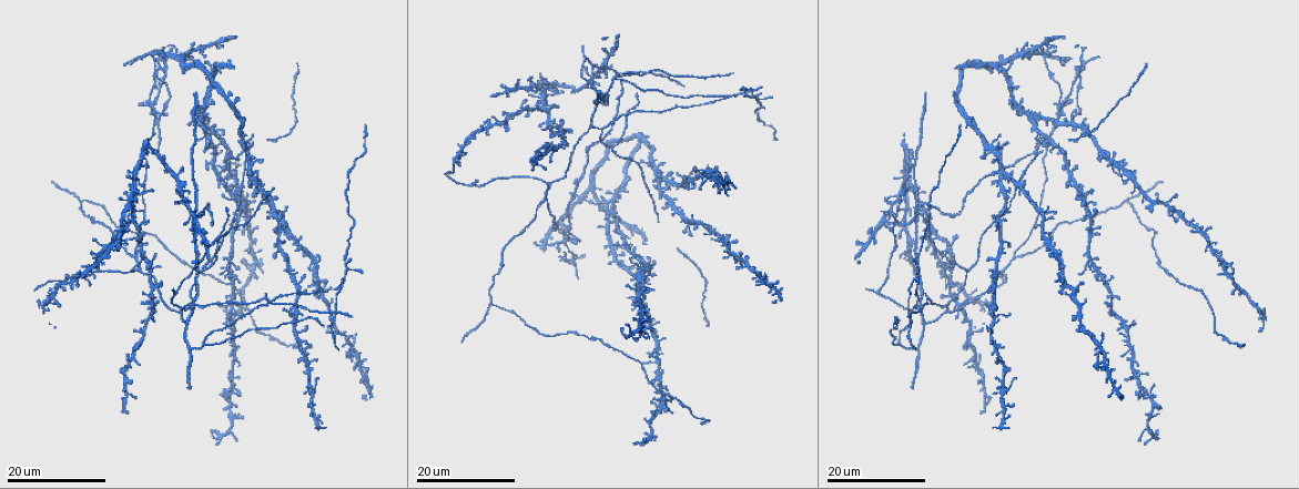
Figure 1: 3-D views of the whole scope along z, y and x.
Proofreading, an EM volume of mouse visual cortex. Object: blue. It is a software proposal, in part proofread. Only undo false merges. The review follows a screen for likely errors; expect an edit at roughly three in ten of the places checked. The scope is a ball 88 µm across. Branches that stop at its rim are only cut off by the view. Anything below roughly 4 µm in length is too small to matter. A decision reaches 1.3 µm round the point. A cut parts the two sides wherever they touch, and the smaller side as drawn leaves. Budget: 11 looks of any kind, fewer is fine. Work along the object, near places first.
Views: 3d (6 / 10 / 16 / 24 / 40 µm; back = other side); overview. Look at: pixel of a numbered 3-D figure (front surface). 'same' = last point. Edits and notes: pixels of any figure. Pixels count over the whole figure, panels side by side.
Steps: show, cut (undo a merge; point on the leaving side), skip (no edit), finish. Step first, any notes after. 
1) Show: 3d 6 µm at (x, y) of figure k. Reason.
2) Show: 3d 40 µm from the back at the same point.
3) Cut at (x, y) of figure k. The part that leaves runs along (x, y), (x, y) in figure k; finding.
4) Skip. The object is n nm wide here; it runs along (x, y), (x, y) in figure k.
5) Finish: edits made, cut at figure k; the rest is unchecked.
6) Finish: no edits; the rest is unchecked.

Show: 3d 16 µm at (952, 303) of figure 1. A fork.

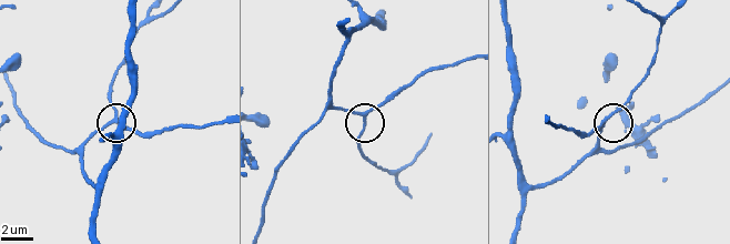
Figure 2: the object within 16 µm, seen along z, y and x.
Show: 3d 10 µm at (606, 118) of figure 2. Zoom in.

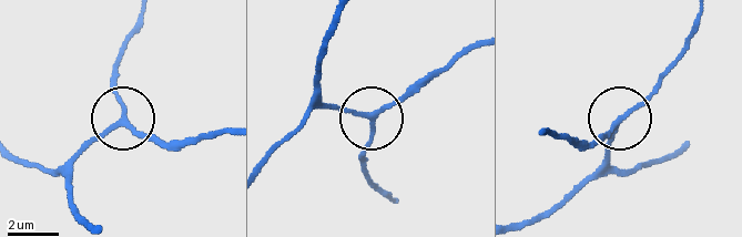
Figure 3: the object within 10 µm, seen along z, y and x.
Skip. The object is 170 nm wide here; it runs along (22, 158), (54, 168), (111, 133), (124, 117), (118, 71) in figure 3; one cell here.

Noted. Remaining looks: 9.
Show: 3d 16 µm at (1014, 257) of figure 1. Three-way junction.

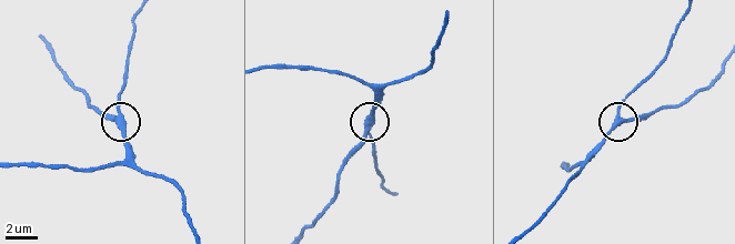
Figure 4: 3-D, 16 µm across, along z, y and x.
Show: 3d 10 µm at (621, 121) of figure 4. Closer look.

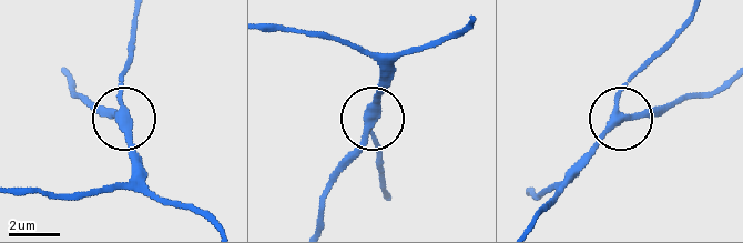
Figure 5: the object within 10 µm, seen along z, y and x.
Show: 3d 10 µm from the back at (120, 116) of figure 5.

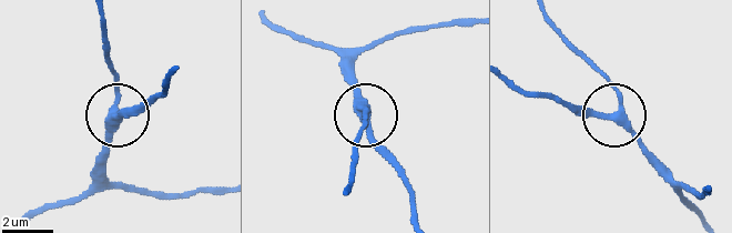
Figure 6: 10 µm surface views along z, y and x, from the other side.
Skip. The object is 300 nm wide here; it runs along (544, 14), (622, 103), (609, 117), (583, 117), (560, 103) in figure 6; continuous, no second cell.

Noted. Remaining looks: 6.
Show: 3d 16 µm at (191, 350) of figure 1. Branch point.

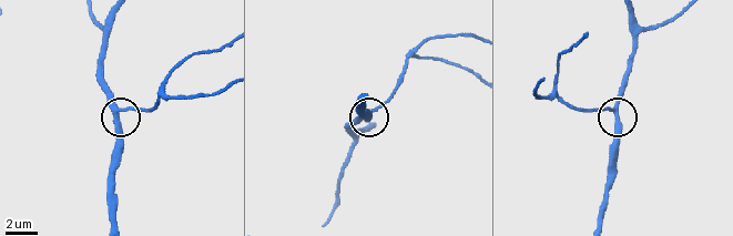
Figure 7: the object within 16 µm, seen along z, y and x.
Show: 3d 6 µm at (123, 108) of figure 7. Zoom in.

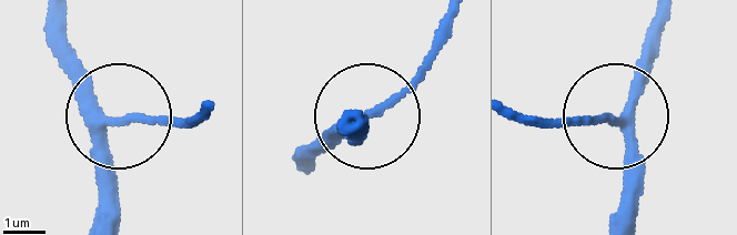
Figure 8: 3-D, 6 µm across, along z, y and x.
Skip. 3 arms meet here; all the same cell.

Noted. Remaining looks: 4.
Show: 3d 24 µm at (1003, 74) of figure 1. Three arms meet.

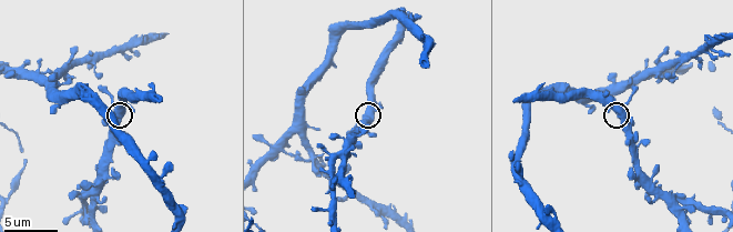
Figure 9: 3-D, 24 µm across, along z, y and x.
Show: 3d 6 µm at (120, 115) of figure 9.

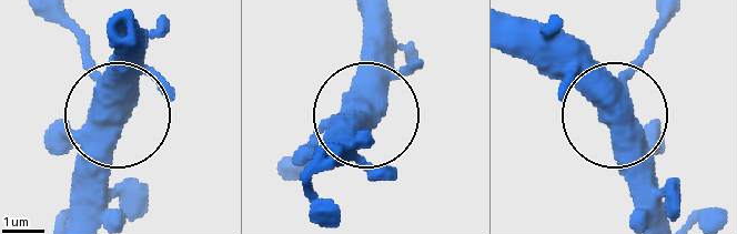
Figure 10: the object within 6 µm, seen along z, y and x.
Show: 3d 6 µm from the back at (606, 108) of figure 10.

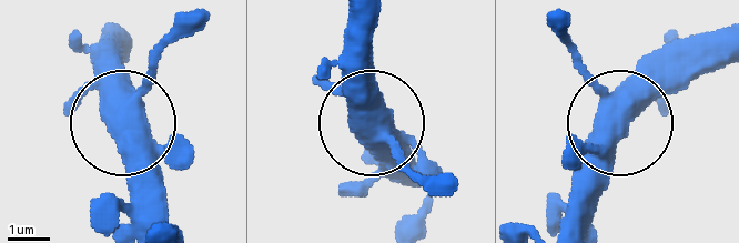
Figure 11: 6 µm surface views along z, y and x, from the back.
Skip. The side arm is 12 µm long; one cell here.

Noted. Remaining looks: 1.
Finish: no edits; the rest is unchecked.

